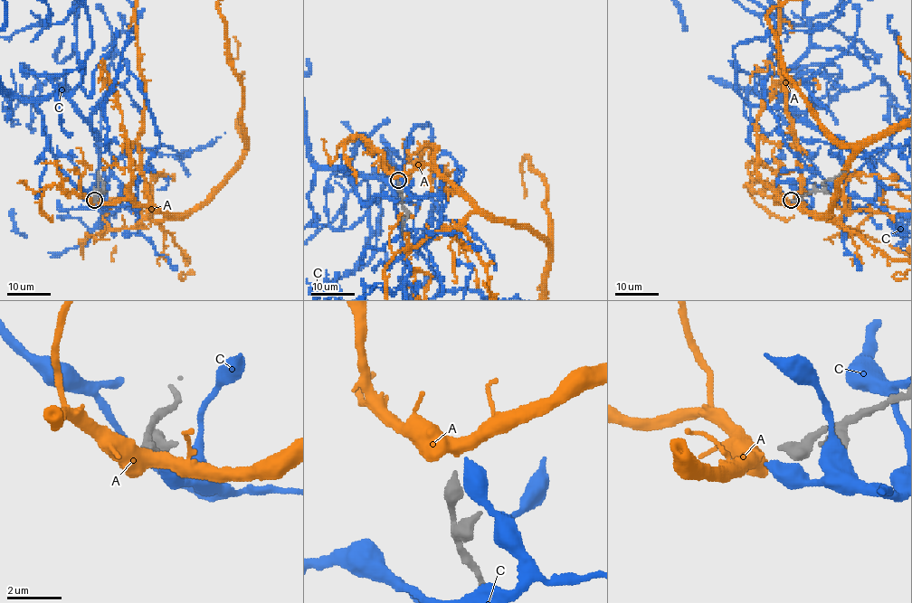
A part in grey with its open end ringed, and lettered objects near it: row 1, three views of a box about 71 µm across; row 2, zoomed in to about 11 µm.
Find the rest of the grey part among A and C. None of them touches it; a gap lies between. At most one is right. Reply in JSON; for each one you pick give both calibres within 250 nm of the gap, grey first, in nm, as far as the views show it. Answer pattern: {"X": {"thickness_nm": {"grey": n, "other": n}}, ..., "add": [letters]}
{"A": {"thickness_nm": {"grey": 400, "other": 460}}, "add": ["A"]}

